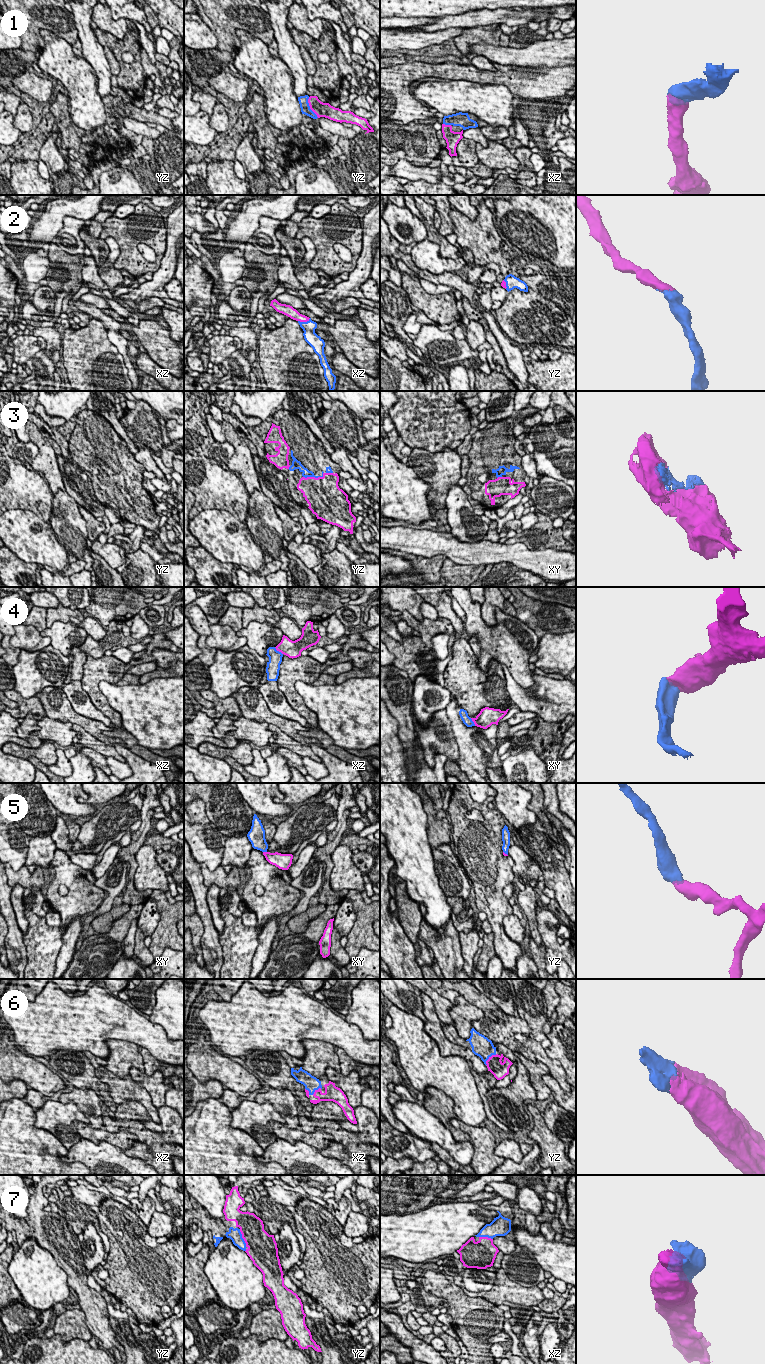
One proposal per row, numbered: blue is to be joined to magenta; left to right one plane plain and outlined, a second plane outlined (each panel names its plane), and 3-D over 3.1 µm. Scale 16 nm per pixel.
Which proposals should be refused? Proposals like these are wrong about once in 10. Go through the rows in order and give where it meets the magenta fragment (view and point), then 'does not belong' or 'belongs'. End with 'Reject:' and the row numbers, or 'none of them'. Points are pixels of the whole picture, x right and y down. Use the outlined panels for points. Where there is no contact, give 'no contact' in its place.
1: contact yz (310, 107); belongs
2: contact xz (304, 321); belongs
3: contact yz (314, 477); belongs
4: contact xz (278, 650); belongs
5: contact xy (265, 852); belongs
6: contact yz (489, 1058); belongs
7: contact yz (242, 1237); belongs
Reject: none of them

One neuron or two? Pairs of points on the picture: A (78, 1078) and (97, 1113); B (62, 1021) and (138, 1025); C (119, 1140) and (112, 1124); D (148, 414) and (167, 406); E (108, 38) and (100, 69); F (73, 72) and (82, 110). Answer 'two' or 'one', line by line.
A: two
B: one
C: two
D: two
E: two
F: one

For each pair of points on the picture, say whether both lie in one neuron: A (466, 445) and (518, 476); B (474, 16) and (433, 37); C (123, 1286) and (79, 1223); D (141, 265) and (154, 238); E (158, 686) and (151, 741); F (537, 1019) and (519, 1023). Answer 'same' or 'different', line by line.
A: different
B: different
C: different
D: same
E: same
F: different

